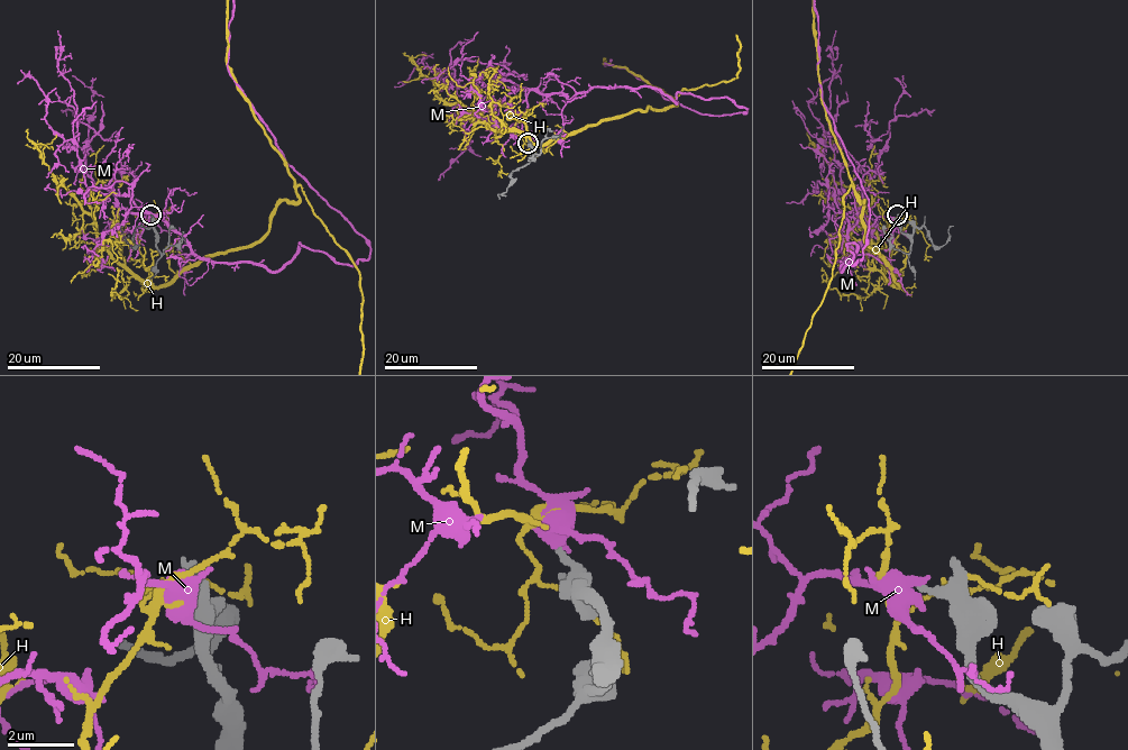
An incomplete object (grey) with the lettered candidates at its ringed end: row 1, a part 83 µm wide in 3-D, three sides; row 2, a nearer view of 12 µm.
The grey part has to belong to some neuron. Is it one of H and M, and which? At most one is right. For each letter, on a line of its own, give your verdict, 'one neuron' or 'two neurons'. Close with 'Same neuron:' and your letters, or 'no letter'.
H: two neurons
M: two neurons
Same neuron: no letter

